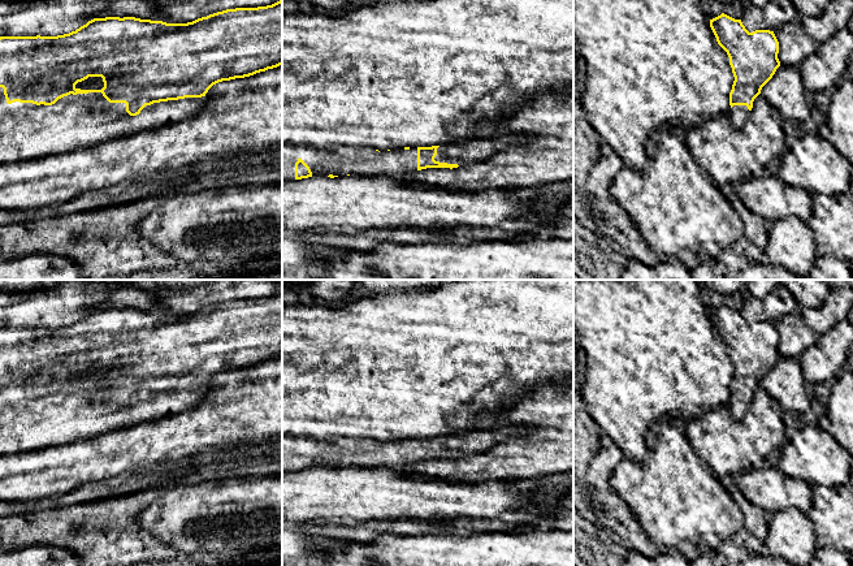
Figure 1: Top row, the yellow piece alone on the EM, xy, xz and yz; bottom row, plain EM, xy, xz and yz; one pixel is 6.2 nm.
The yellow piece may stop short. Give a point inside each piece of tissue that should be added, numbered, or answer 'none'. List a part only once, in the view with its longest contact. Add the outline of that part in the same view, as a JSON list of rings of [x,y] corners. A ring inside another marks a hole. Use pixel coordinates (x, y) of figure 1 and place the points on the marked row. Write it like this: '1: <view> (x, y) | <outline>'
1: xy (27, 130) | [[[0,87],[0,164],[66,154],[125,134],[178,122],[198,113],[205,101],[205,96],[160,101],[130,116],[125,103],[109,103],[101,92],[70,94],[52,105],[20,101],[8,104],[4,88]]]

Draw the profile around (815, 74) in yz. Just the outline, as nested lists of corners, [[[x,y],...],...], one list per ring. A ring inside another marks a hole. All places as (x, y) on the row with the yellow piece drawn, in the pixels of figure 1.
[[[848,27],[817,44],[815,52],[800,65],[805,90],[813,95],[837,87],[845,78],[852,51],[853,35]]]

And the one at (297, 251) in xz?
[[[282,228],[282,269],[317,265],[324,262],[329,247],[319,247],[306,241],[309,232],[285,230]]]

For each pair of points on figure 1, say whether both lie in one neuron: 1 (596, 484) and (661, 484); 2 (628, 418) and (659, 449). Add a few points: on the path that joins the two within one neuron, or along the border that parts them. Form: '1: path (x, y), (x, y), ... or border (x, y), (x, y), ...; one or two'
1: border (623, 457), (610, 476), (610, 487), (628, 508); two
2: border (669, 415), (652, 424), (639, 461), (624, 457); two

